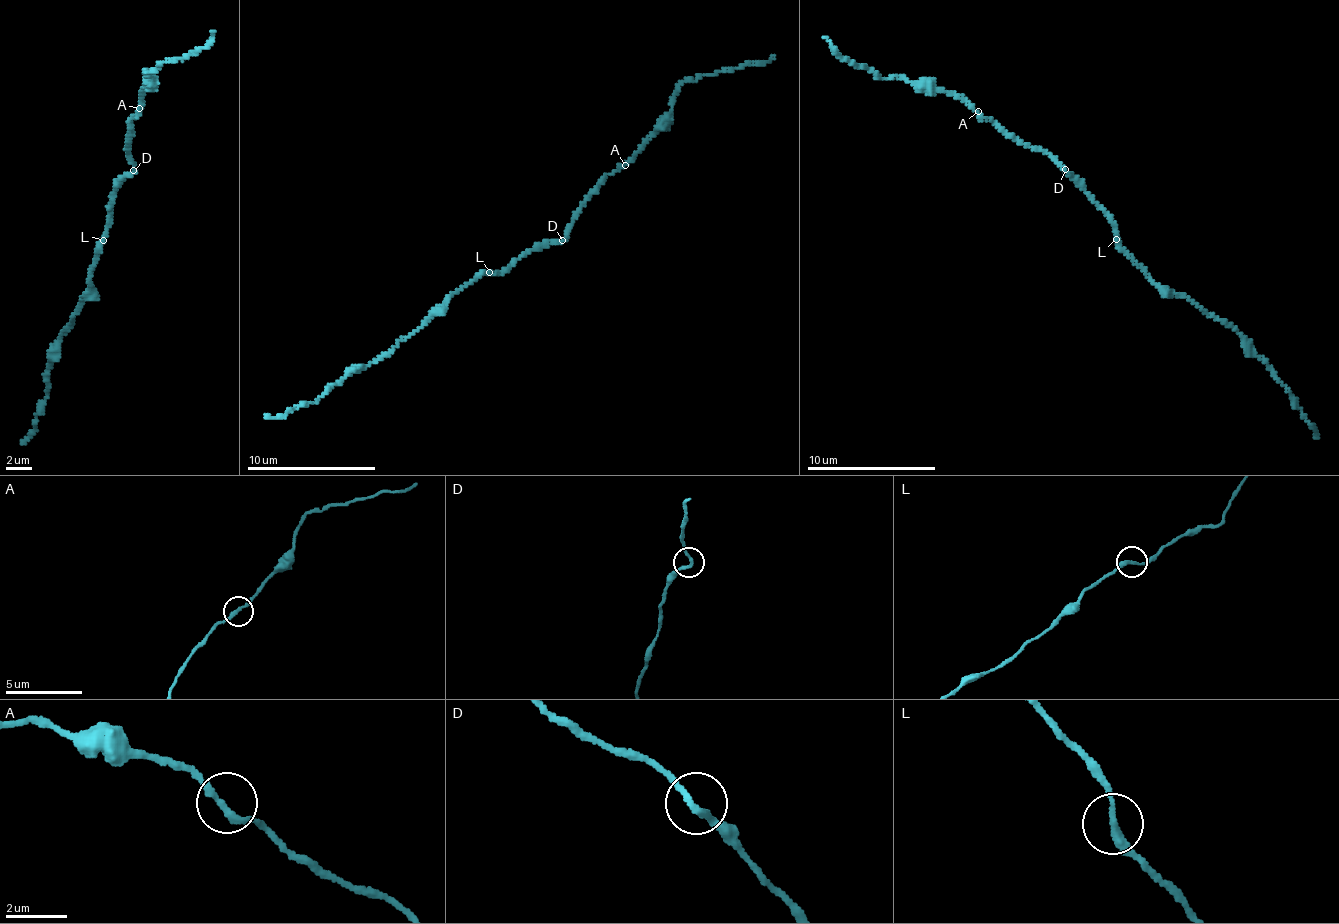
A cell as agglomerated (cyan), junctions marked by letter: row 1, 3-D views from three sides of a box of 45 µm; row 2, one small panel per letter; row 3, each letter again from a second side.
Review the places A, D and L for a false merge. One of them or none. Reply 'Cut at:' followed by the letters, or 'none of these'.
Cut at: none of these

